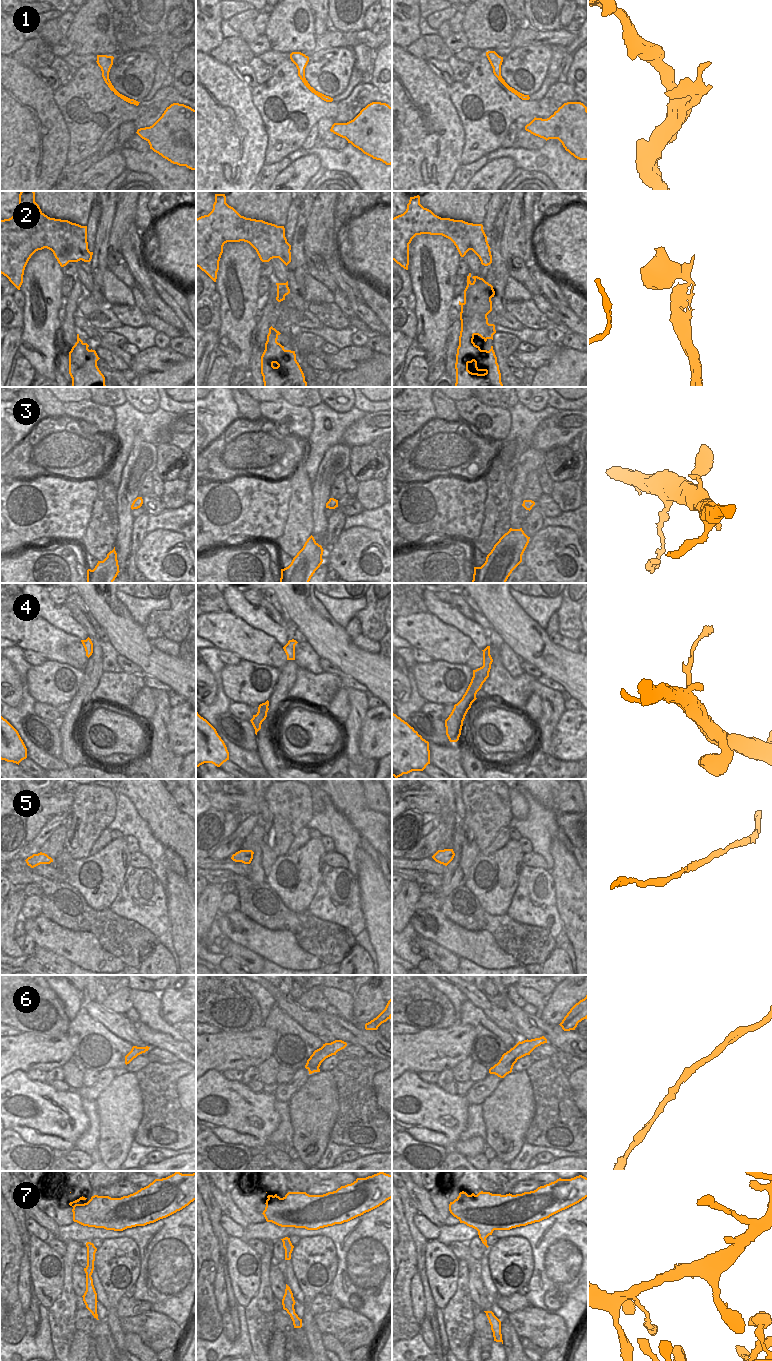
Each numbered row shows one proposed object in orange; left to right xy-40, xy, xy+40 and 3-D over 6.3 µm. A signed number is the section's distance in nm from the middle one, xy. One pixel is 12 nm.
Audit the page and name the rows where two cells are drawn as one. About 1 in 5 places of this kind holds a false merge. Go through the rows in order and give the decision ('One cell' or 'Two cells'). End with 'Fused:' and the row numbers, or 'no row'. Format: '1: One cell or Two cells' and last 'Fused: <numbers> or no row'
1: One cell
2: Two cells
3: One cell
4: Two cells
5: One cell
6: One cell
7: One cell
Fused: 2, 4.

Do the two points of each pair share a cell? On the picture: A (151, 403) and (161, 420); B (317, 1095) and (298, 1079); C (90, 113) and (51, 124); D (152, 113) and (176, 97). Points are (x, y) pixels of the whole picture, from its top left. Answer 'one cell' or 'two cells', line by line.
A: two cells
B: two cells
C: two cells
D: one cell

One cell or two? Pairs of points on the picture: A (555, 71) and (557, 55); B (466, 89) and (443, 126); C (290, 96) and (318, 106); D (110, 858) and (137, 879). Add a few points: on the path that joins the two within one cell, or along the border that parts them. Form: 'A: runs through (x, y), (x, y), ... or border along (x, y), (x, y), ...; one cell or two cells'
A: runs through (555, 67), (557, 59); one cell
B: border along (449, 85), (449, 99), (463, 130); two cells
C: runs through (297, 103), (300, 106), (311, 106); one cell
D: border along (128, 864), (120, 890), (117, 893); two cells

